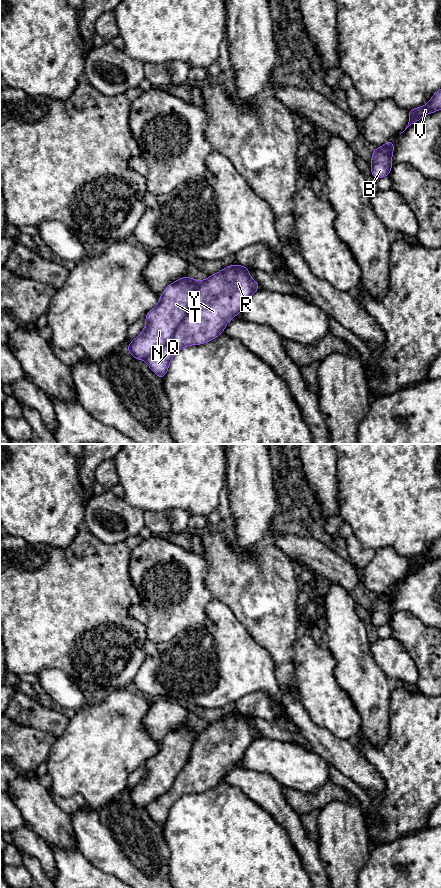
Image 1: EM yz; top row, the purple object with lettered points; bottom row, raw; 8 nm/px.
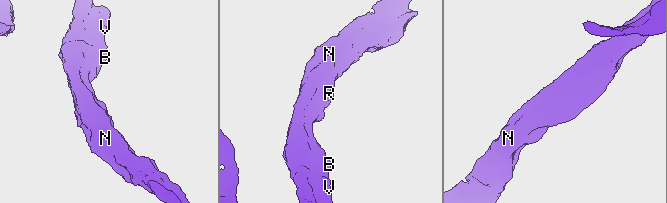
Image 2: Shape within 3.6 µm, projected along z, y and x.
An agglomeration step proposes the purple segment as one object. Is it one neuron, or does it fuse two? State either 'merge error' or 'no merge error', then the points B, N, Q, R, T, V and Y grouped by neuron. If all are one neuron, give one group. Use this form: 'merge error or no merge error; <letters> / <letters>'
no merge error; B N Q R T V Y

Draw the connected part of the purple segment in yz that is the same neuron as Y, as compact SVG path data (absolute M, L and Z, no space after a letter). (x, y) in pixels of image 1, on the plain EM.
M233 712L203 729L187 724L170 731L159 745L158 753L145 763L145 776L130 790L127 795L128 801L137 808L145 808L153 821L163 828L173 804L179 798L189 793L201 793L218 785L224 780L227 771L241 761L250 744L256 738L262 737L249 723L249 717Z

